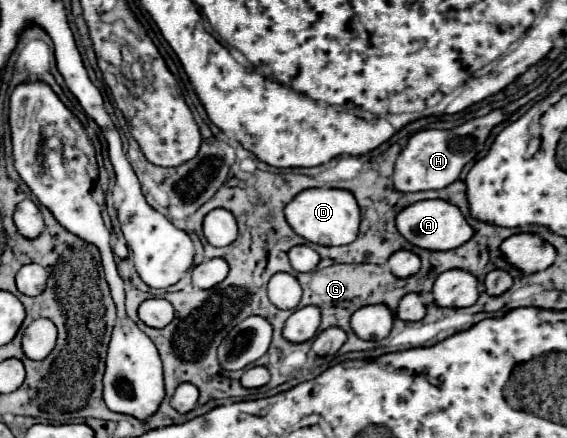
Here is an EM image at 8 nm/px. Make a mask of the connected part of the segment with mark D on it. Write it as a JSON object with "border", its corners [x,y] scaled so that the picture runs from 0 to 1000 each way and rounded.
{"border":[[[540,432],[526,441],[501,477],[511,518],[547,555],[617,559],[635,518],[635,477],[617,436],[607,432]]]}

